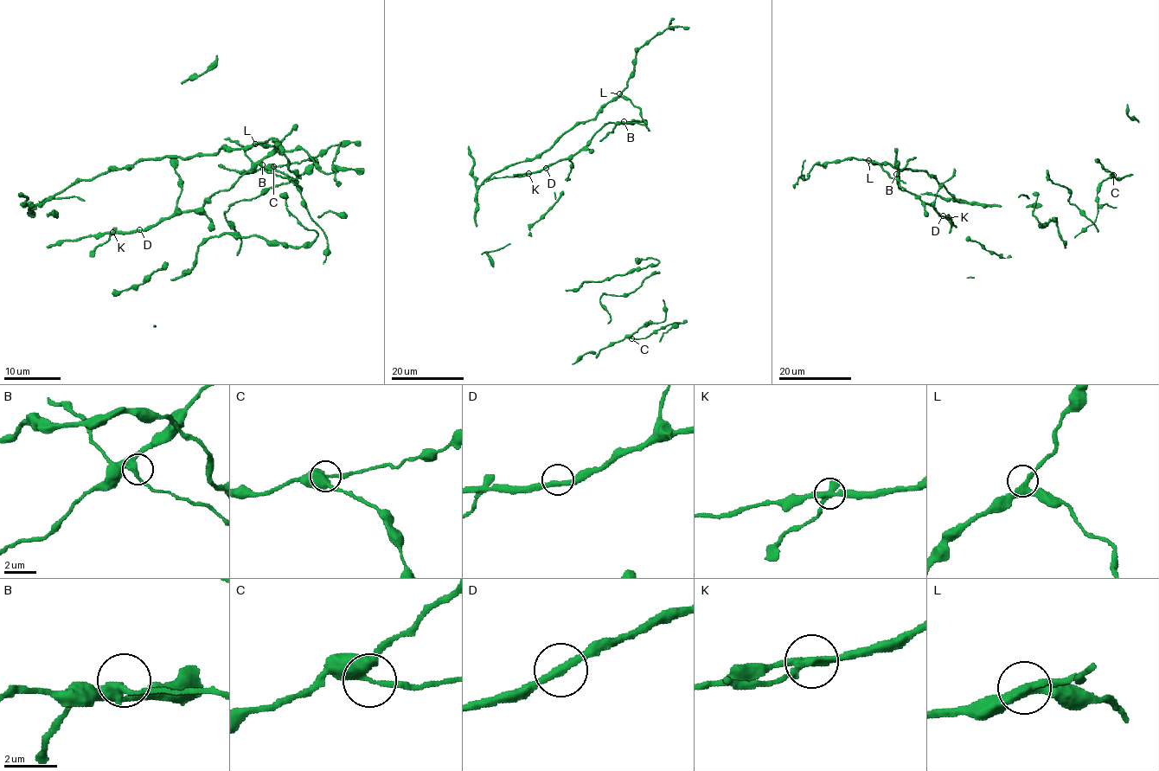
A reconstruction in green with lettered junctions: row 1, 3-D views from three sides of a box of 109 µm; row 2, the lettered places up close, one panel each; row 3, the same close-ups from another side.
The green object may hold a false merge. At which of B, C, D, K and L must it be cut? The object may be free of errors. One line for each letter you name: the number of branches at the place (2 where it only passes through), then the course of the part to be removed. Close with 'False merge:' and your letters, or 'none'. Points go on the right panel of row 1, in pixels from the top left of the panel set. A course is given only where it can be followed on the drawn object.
K: Branches: 3. Course of the part to remove: (948, 217), (950, 223), (949, 233)
False merge: K

